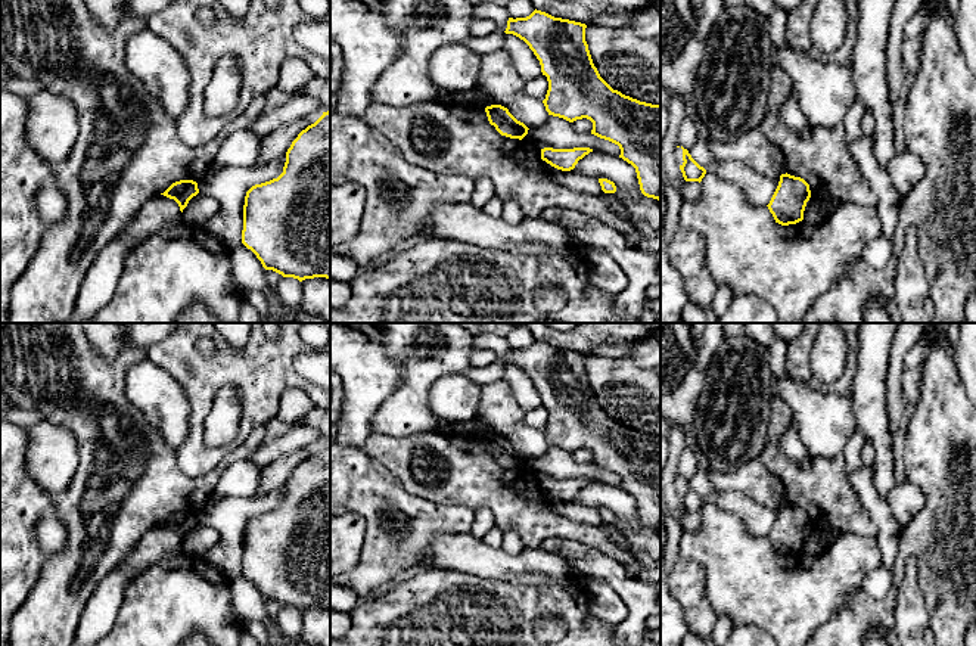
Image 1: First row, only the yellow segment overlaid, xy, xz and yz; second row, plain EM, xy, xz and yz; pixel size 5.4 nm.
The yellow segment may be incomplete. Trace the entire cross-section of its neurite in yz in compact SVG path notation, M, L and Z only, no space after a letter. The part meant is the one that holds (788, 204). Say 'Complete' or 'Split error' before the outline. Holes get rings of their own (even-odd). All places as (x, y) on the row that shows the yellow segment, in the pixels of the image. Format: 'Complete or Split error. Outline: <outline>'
Complete. Outline: M786 173L780 176L778 186L767 206L775 223L781 226L796 224L804 220L809 198L809 184L804 178Z

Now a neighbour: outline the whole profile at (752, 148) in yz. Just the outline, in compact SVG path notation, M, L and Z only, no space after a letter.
M759 128L730 140L708 140L711 158L718 164L739 161L765 177L777 177L784 170L781 150Z

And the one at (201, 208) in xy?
M198 193L196 196L193 196L187 206L183 209L183 215L187 224L198 224L198 226L205 226L205 223L214 217L220 209L220 204L203 195L203 193Z

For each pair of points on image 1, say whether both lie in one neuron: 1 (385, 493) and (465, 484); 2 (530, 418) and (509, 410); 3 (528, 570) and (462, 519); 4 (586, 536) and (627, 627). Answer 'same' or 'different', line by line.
1: different
2: different
3: different
4: different

